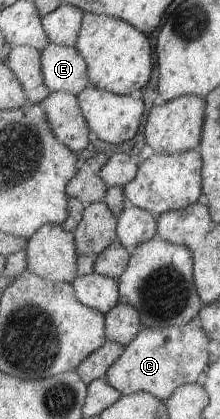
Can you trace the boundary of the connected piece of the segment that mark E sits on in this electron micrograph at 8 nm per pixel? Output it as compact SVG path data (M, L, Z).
M47 44L40 51L40 70L50 92L69 92L76 96L89 86L86 63L73 46Z

